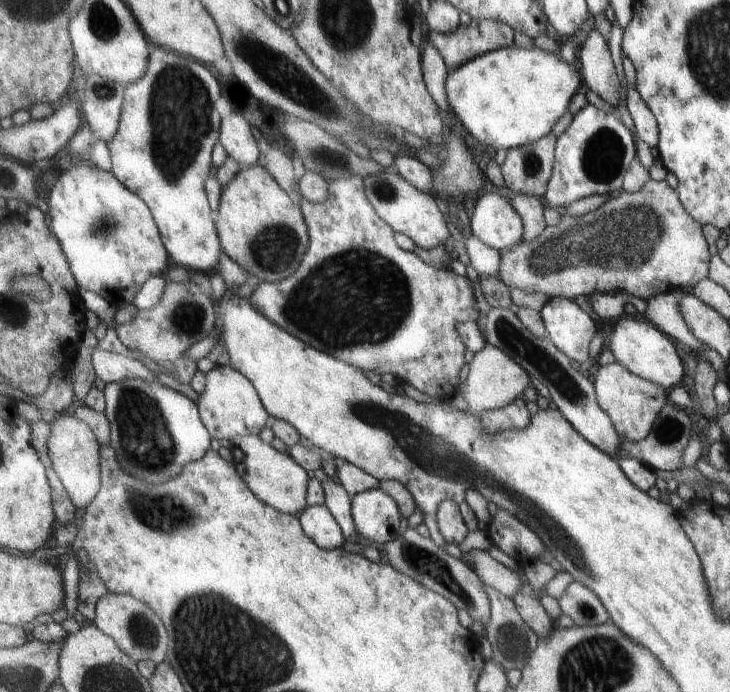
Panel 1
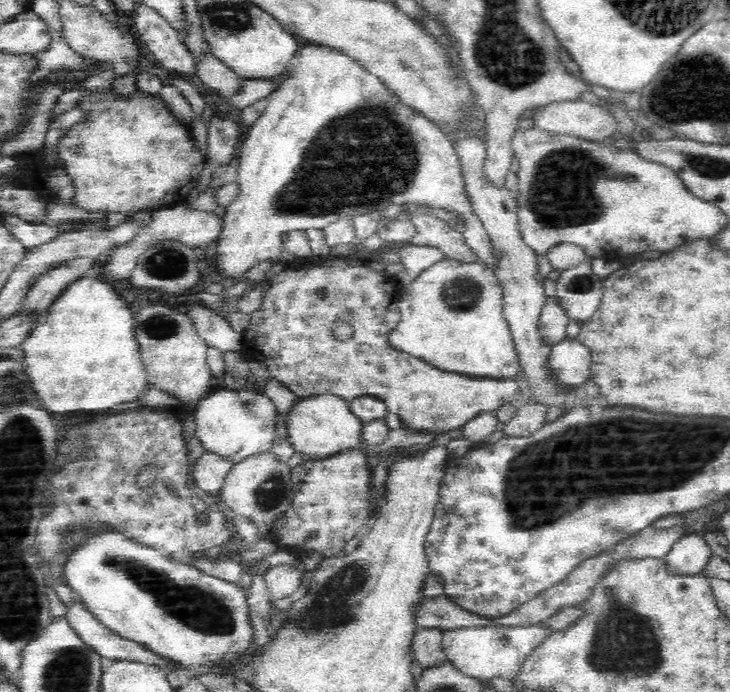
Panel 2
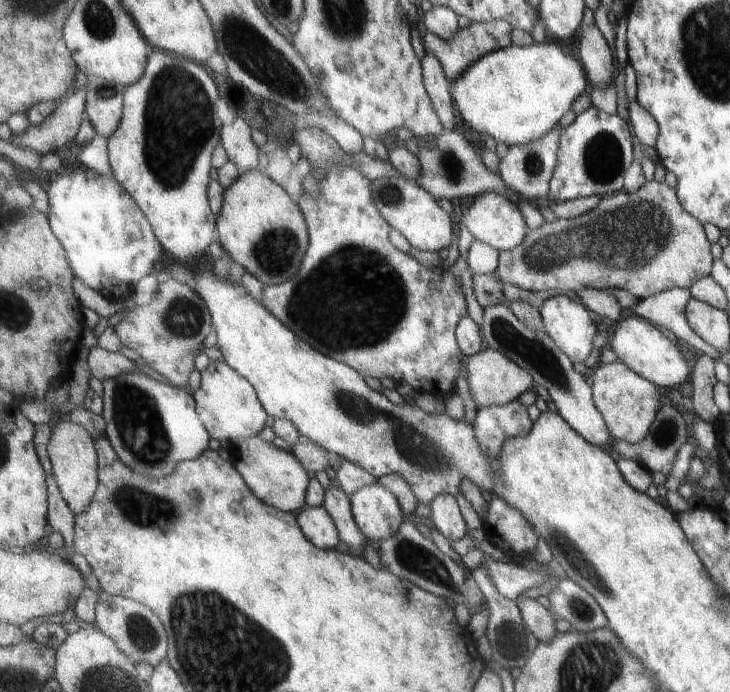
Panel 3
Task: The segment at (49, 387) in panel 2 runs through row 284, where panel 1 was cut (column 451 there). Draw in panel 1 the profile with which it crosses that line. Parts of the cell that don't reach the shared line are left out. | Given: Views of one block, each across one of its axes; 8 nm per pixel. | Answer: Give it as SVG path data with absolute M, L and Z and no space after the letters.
M511 46L482 54L451 69L446 80L446 93L450 110L458 117L463 129L496 151L527 146L548 135L551 126L565 114L569 99L581 83L579 73L557 55L535 46L529 50Z

